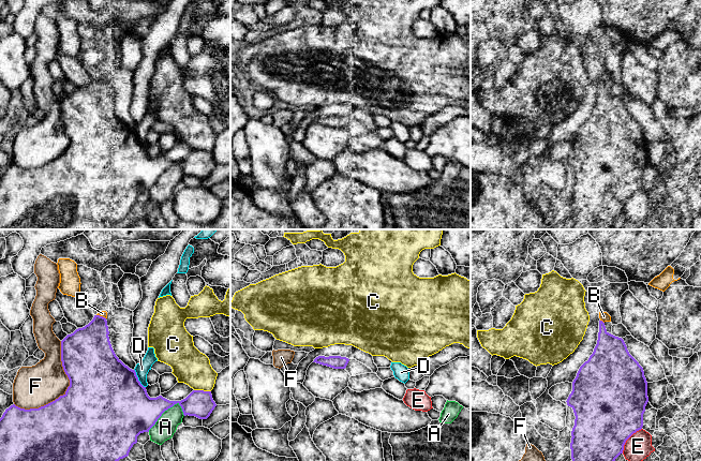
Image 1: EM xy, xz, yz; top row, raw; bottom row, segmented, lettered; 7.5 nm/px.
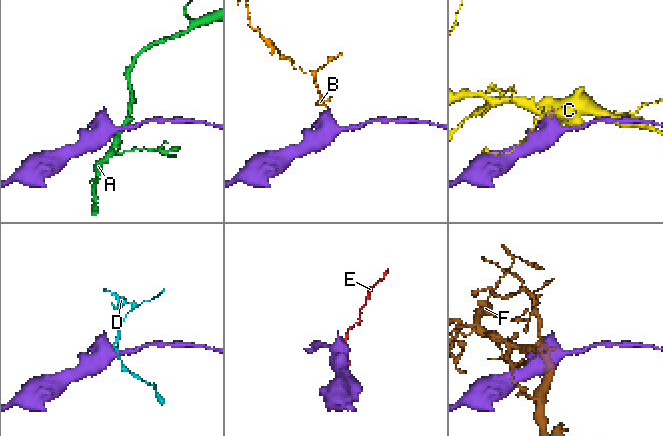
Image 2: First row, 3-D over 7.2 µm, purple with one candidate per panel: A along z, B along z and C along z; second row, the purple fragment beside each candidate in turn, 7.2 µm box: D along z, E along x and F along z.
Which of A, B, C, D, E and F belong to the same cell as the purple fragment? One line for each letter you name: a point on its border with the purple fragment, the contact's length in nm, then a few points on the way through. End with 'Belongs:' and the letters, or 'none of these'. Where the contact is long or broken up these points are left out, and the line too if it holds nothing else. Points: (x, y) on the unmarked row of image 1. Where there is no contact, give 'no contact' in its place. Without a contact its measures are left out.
Belongs: none of these

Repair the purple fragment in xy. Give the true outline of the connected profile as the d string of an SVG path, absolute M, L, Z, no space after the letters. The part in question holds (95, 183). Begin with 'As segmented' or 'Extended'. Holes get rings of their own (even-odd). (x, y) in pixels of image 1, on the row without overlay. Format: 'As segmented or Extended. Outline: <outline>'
As segmented. Outline: M94 75L83 88L61 101L62 127L70 139L65 153L39 168L25 169L11 165L0 178L0 229L110 229L111 225L129 215L137 196L149 192L162 174L179 164L183 175L207 179L214 167L211 151L193 150L181 161L169 161L162 155L150 158L136 135L115 114L107 80Z

